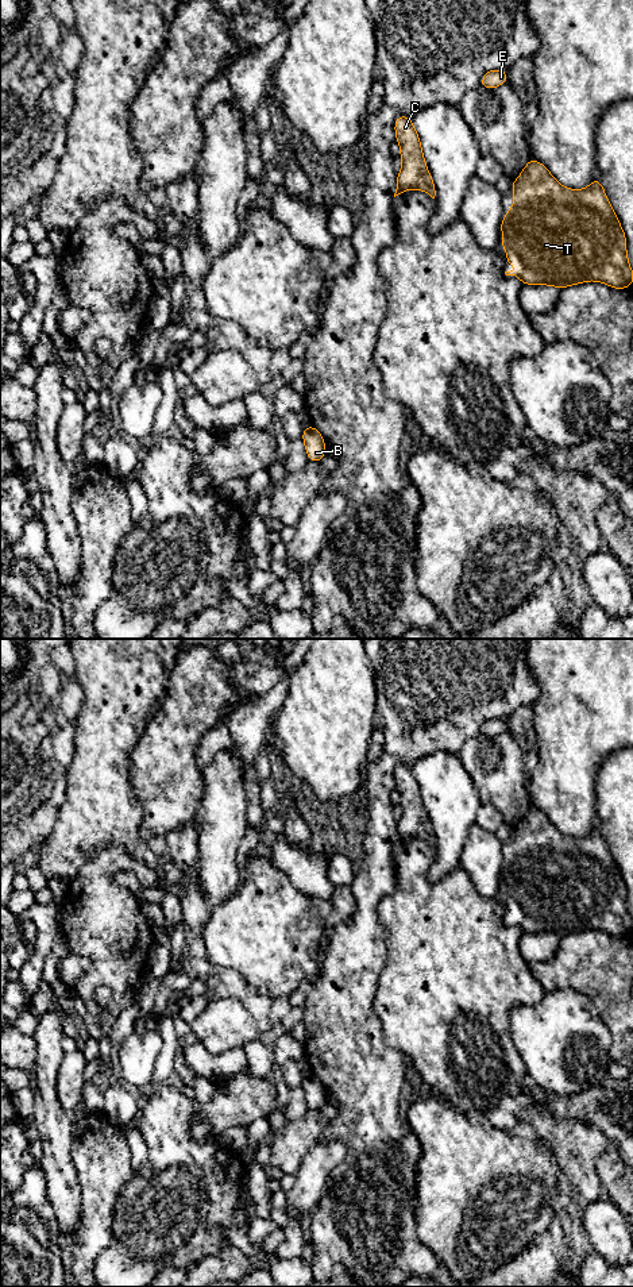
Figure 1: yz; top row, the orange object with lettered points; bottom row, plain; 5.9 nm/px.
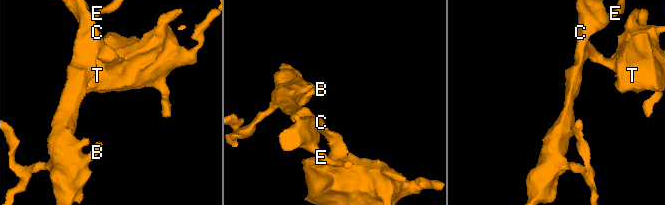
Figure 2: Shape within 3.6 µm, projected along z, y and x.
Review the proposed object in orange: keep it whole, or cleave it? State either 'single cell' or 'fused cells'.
single cell

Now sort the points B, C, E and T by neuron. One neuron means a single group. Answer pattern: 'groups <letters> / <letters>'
groups B C E T

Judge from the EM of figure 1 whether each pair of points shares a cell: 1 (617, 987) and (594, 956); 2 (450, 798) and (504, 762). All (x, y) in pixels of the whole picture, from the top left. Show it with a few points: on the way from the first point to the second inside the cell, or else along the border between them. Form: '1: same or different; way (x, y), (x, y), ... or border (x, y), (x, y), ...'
1: same; way (609, 979), (598, 964)
2: different; border (458, 755), (482, 802)

